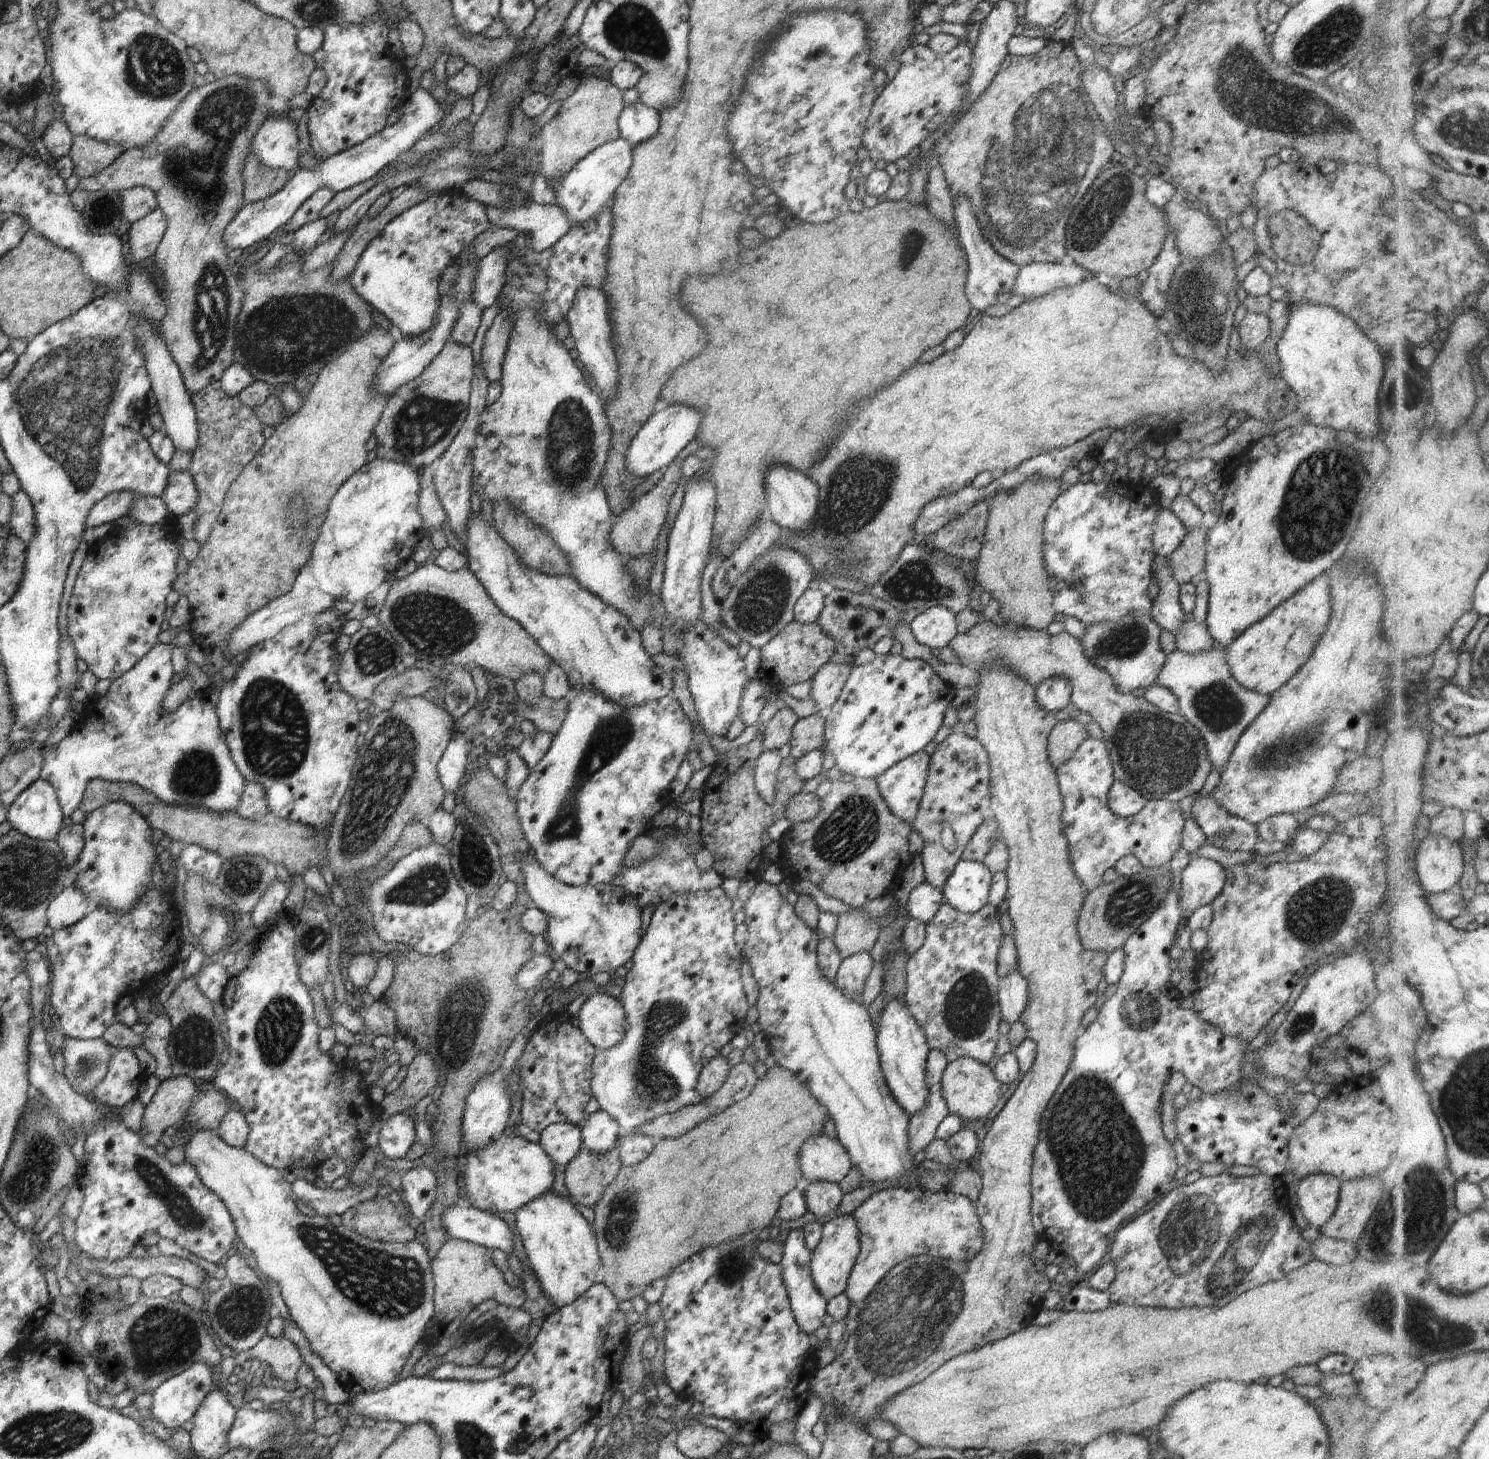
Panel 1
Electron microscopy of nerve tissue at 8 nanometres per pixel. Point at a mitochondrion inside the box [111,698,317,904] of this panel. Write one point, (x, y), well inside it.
(197, 774)

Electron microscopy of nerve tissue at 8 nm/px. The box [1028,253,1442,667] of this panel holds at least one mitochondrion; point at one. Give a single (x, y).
(1322, 494)

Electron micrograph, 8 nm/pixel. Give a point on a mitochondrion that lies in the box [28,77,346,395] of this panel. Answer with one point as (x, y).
(211, 327)

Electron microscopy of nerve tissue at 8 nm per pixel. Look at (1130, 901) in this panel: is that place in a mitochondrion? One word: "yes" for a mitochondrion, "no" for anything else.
yes

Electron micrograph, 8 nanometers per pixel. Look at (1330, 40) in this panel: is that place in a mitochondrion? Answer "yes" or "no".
yes

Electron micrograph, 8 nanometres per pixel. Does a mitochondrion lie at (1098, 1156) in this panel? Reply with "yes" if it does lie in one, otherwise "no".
yes

